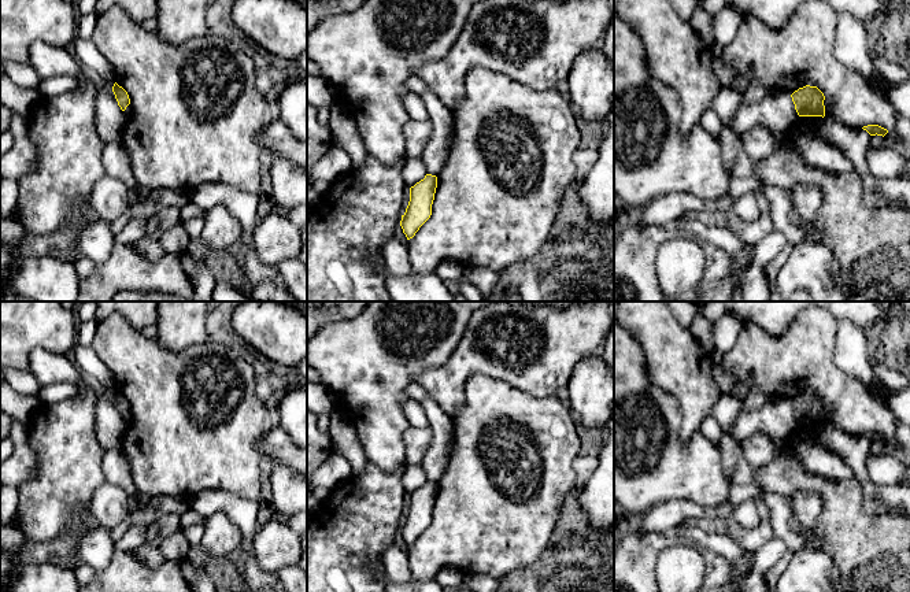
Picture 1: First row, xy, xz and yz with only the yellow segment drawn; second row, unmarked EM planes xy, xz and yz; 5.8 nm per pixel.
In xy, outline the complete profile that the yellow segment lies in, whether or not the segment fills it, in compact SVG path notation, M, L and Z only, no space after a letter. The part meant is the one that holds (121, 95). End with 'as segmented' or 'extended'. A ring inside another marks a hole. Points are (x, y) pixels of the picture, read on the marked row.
M116 82L112 86L112 92L114 92L115 99L118 101L118 106L121 107L122 111L125 111L126 107L130 104L130 99L129 99L127 92L122 86L119 86Z; as segmented

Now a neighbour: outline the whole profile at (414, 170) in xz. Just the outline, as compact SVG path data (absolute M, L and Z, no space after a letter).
M407 158L403 166L403 180L410 189L428 174L426 164L422 158Z

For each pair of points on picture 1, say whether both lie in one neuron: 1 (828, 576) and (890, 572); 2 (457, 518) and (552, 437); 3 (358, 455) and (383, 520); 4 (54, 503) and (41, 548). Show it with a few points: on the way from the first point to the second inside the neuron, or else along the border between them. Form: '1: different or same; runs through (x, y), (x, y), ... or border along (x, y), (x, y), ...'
1: different; border along (822, 550), (831, 557), (842, 577)
2: same; runs through (492, 514), (539, 500), (547, 473)
3: different; border along (367, 461), (366, 466), (352, 476)
4: different; border along (26, 539), (47, 541), (69, 536), (74, 550)

